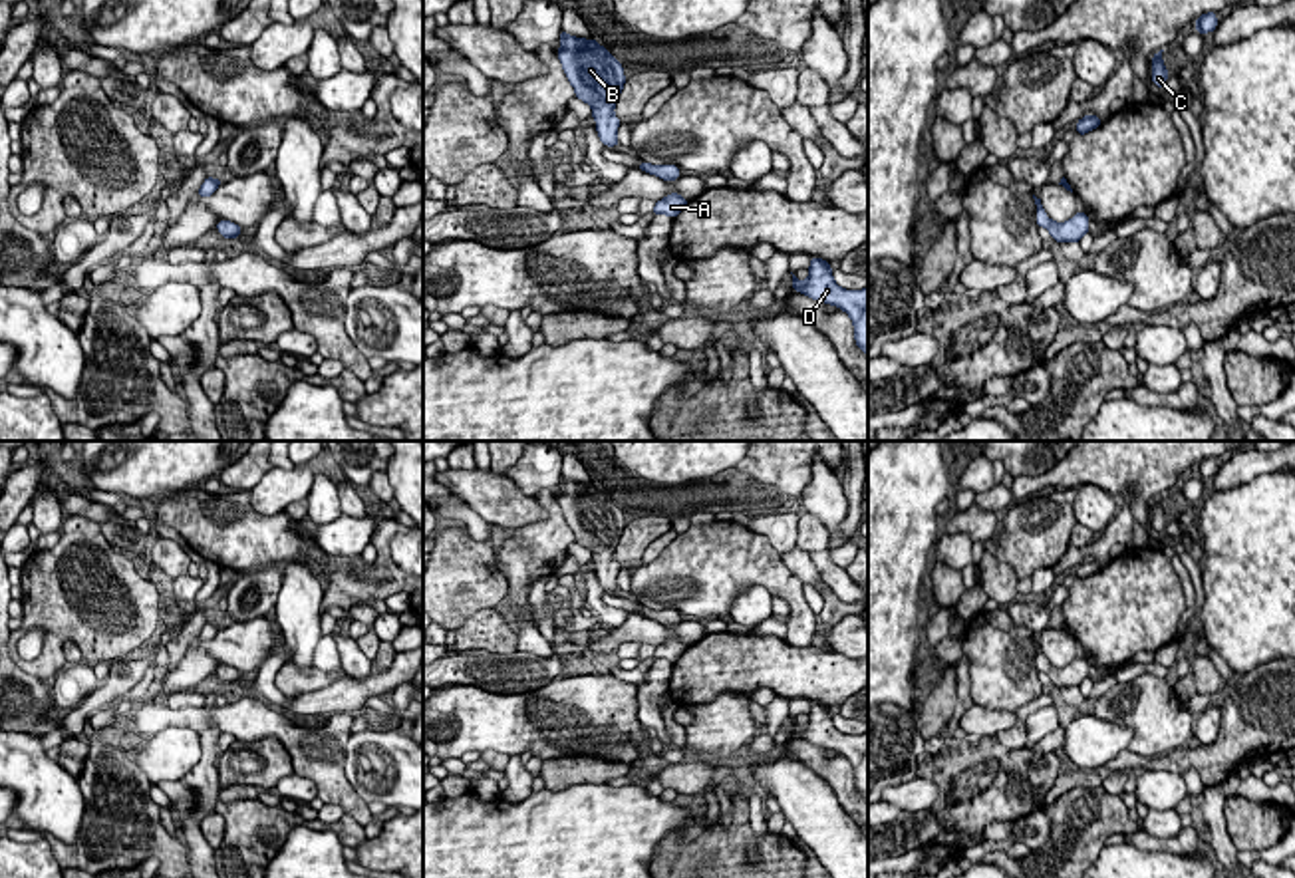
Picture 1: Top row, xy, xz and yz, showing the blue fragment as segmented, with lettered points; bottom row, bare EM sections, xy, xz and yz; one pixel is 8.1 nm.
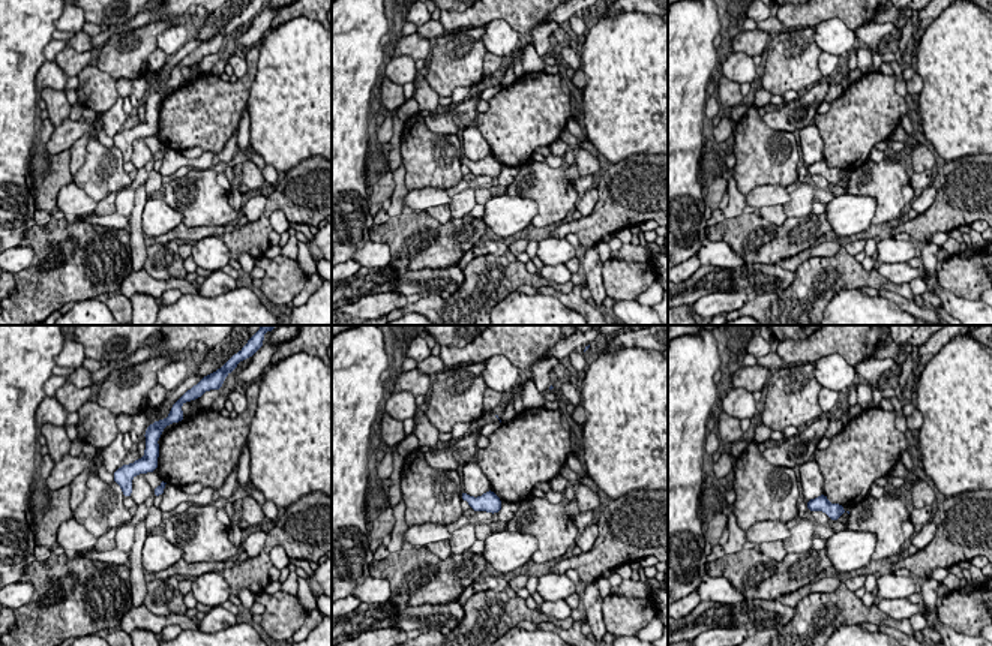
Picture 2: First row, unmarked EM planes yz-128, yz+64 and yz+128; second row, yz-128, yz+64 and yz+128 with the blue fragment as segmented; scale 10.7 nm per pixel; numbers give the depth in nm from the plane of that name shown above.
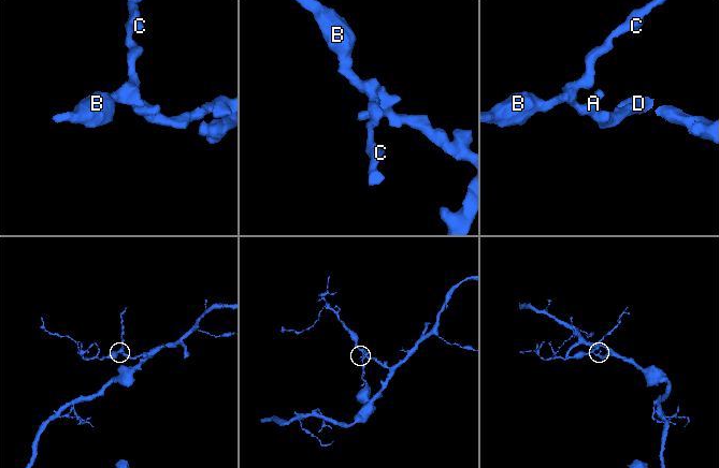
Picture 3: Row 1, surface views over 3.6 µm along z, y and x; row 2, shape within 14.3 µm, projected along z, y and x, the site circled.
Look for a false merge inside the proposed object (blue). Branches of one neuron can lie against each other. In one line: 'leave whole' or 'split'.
leave whole

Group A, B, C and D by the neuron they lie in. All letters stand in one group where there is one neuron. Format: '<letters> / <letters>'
A B C D

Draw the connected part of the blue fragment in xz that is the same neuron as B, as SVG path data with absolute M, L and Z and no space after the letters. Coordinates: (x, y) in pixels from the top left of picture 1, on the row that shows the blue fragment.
M560 32L558 60L572 83L576 97L592 107L602 145L616 147L620 119L614 107L626 83L622 64L596 40L574 38Z

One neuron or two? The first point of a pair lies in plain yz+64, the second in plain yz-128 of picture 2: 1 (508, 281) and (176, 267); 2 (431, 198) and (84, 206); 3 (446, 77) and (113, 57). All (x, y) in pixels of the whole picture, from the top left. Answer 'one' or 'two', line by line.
1: one
2: one
3: one

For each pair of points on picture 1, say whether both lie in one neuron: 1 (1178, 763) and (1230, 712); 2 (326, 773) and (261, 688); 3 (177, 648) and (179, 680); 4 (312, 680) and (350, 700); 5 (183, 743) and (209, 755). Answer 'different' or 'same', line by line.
1: same
2: different
3: different
4: different
5: different

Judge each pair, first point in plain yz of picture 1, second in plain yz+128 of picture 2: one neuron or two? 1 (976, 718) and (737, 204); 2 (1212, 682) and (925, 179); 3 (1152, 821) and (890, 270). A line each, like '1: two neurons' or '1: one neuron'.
1: two neurons
2: two neurons
3: one neuron

